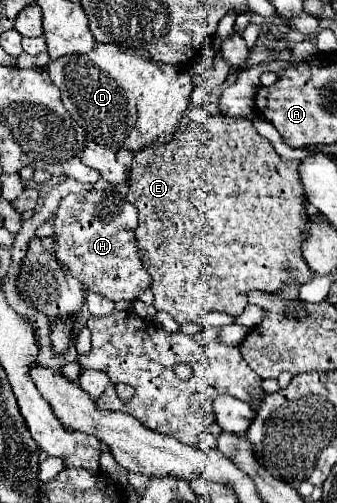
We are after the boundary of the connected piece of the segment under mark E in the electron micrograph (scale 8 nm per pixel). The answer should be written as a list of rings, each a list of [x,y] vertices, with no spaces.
[[[213,116],[207,124],[195,124],[195,122],[187,122],[187,128],[177,134],[175,138],[171,138],[165,144],[157,144],[157,146],[149,146],[139,150],[133,156],[133,164],[131,164],[131,174],[129,174],[129,192],[127,192],[127,200],[139,210],[139,226],[135,232],[135,240],[137,240],[137,254],[141,256],[143,266],[147,268],[149,276],[151,276],[151,290],[155,294],[155,302],[153,306],[161,312],[171,314],[179,324],[185,322],[195,322],[197,316],[209,314],[209,312],[225,312],[231,316],[239,316],[243,312],[243,308],[247,306],[247,292],[251,290],[261,290],[261,292],[277,292],[283,286],[283,280],[287,276],[287,268],[293,272],[293,276],[305,284],[307,280],[313,278],[309,266],[305,264],[305,260],[301,258],[301,238],[303,238],[303,228],[307,222],[307,214],[303,208],[303,188],[301,188],[301,180],[297,170],[299,162],[291,162],[281,158],[275,148],[271,146],[271,142],[267,138],[263,138],[251,120],[247,118],[239,118],[239,116]]]

